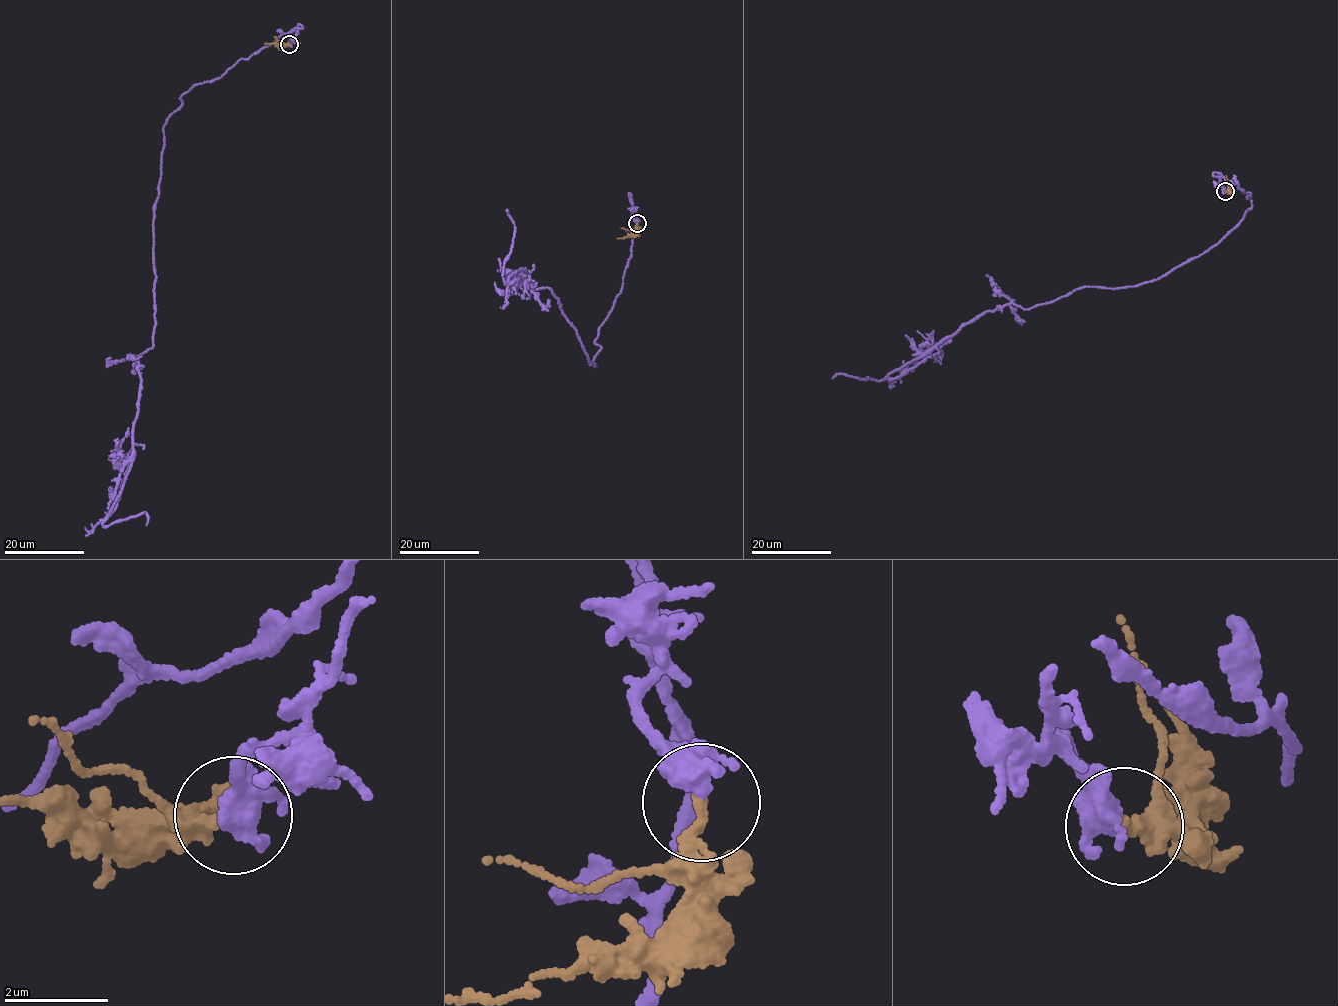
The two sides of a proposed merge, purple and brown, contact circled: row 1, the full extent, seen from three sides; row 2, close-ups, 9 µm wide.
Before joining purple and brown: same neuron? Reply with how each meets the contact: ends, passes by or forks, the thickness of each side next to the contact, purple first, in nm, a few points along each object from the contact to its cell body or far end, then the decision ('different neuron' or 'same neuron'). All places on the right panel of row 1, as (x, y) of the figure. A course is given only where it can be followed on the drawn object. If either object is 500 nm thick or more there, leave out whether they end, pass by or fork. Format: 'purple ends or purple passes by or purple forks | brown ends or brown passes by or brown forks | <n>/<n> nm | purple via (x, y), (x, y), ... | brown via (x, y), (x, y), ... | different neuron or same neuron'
purple passes by | brown ends | 400/240 nm | purple via (1225, 191), (1222, 177), (1250, 193), (1238, 225), (1150, 281), (1012, 303), (880, 380), (832, 378) | brown via (1225, 191), (1230, 188), (1226, 177) | same neuron

